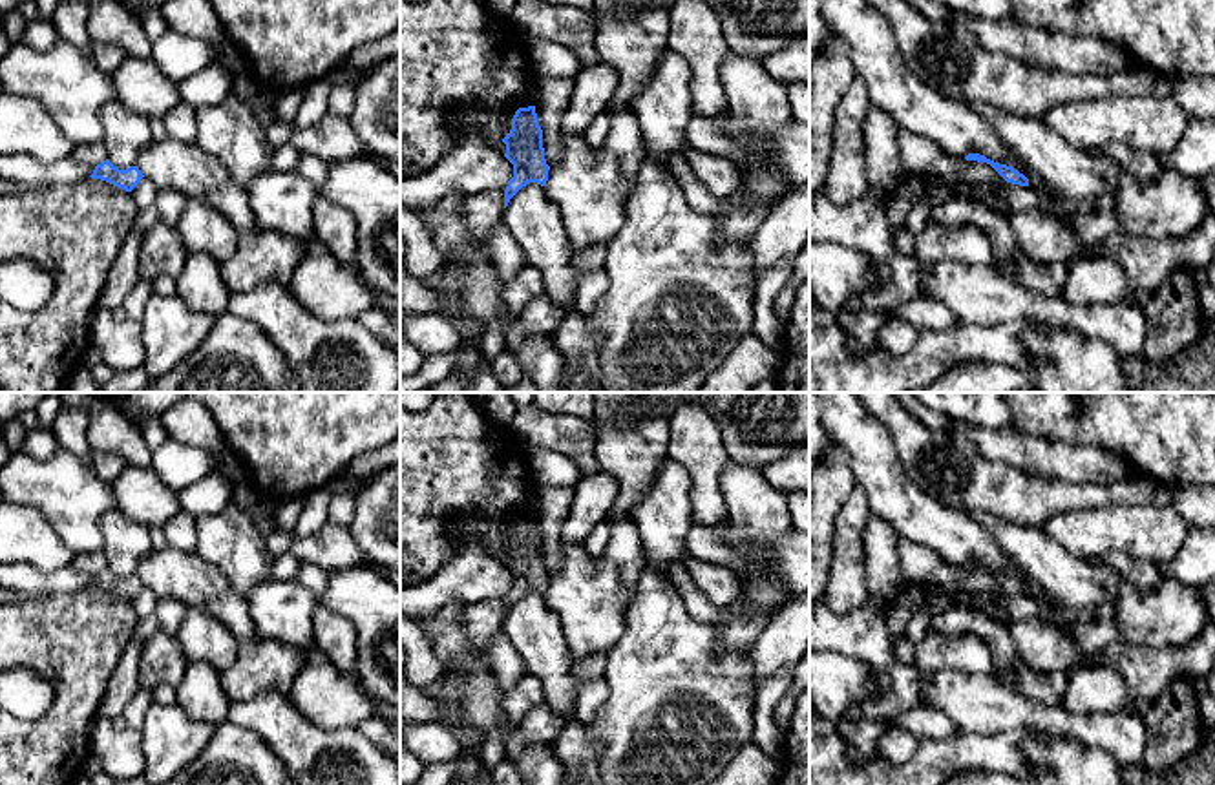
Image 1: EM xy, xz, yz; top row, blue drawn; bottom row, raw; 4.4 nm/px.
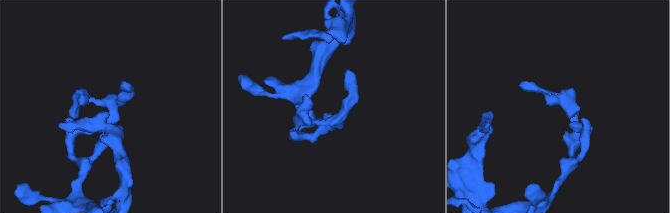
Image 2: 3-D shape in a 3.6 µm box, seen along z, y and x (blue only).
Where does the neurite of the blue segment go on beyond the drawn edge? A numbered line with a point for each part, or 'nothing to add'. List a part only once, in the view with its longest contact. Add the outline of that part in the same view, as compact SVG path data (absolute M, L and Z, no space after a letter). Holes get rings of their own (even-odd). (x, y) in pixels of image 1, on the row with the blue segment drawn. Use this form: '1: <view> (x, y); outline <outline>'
nothing to add

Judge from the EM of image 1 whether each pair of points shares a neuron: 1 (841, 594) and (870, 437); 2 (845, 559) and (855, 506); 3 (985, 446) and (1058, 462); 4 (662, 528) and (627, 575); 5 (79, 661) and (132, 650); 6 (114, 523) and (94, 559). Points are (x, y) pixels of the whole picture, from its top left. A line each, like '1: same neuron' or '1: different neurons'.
1: different neurons
2: same neuron
3: same neuron
4: different neurons
5: different neurons
6: different neurons

